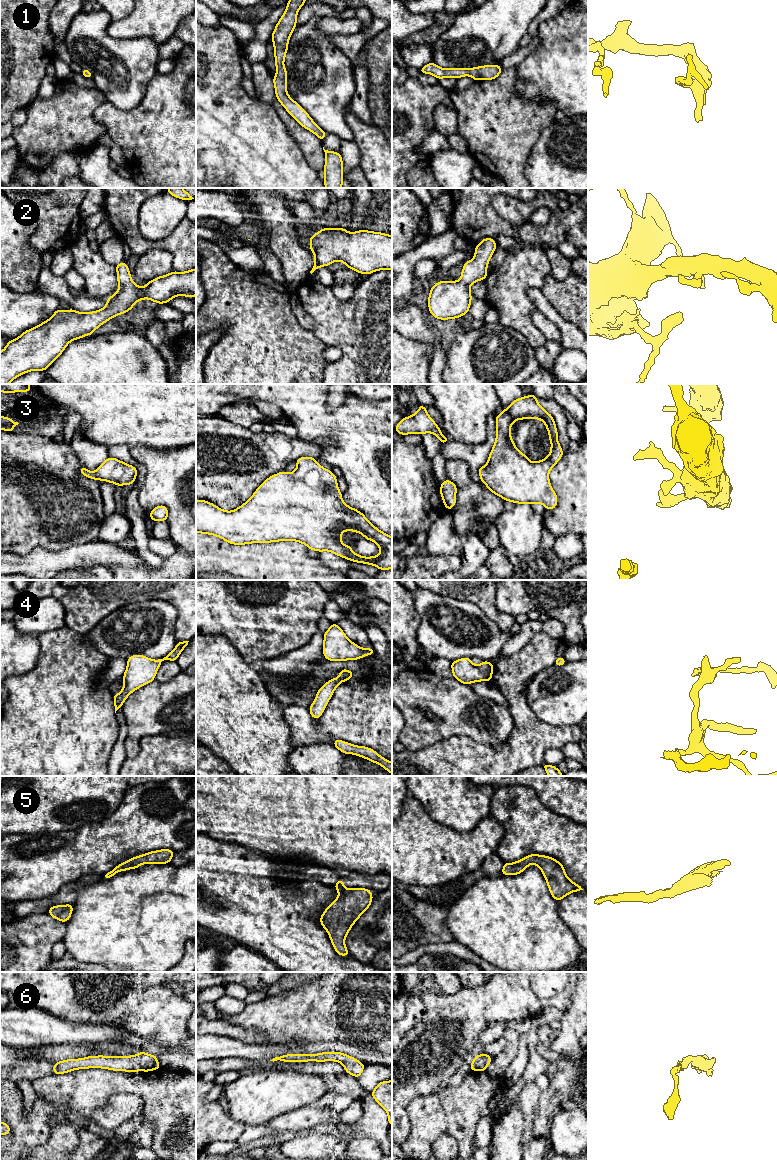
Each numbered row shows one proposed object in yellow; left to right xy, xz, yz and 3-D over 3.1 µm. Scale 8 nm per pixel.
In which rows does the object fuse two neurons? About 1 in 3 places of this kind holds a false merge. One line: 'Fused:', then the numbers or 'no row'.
Fused: no row

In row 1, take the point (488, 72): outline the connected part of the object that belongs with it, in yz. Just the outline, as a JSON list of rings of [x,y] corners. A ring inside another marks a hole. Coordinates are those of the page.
[[[430,62],[424,67],[420,68],[420,73],[432,74],[437,79],[453,77],[459,79],[463,76],[470,76],[477,80],[493,80],[499,76],[503,69],[498,65],[485,65],[474,68],[448,68],[443,69],[435,63]]]

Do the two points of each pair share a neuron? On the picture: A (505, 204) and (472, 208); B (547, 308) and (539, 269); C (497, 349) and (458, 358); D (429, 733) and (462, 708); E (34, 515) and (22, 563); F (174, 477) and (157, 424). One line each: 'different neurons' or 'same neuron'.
A: different neurons
B: different neurons
C: same neuron
D: same neuron
E: different neurons
F: different neurons

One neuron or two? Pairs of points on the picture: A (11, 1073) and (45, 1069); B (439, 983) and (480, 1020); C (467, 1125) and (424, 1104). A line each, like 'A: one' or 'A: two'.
A: one
B: two
C: one

